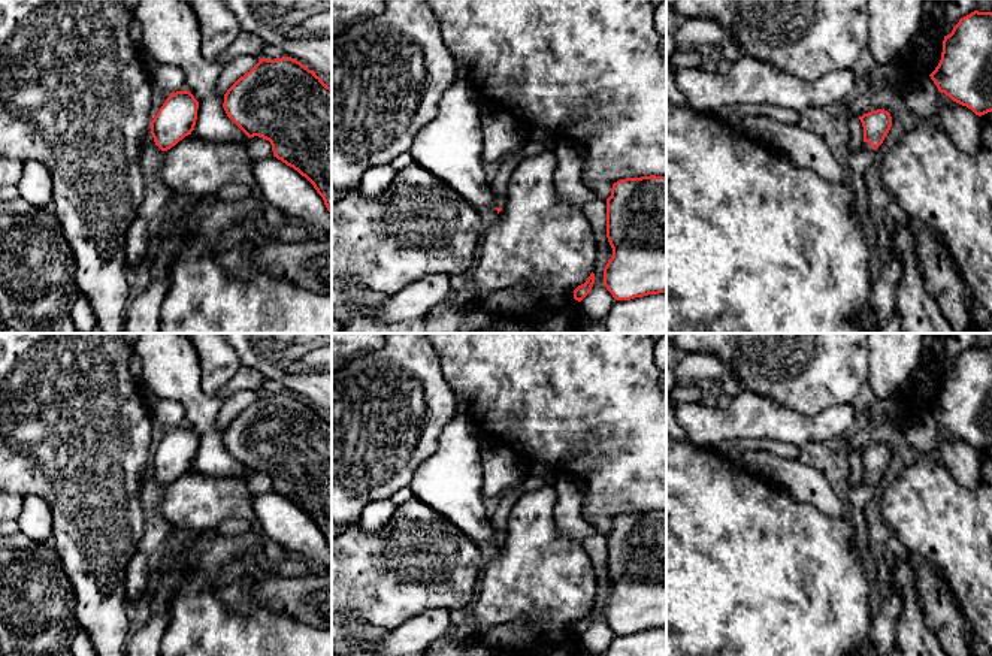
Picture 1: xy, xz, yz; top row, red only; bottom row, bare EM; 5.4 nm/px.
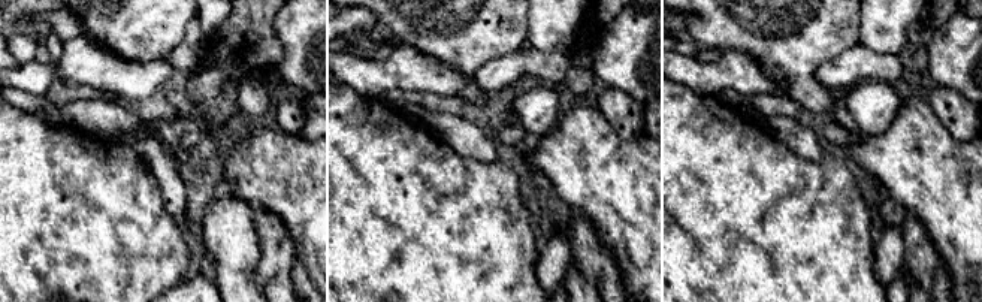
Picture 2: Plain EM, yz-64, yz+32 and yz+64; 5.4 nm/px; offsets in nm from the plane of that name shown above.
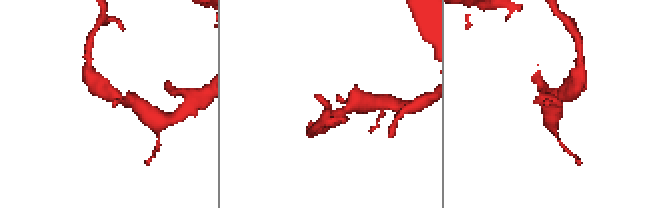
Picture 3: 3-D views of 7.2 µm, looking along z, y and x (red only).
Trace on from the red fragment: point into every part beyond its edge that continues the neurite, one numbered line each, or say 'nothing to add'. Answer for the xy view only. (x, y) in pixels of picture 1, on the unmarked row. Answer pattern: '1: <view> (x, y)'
nothing to add

